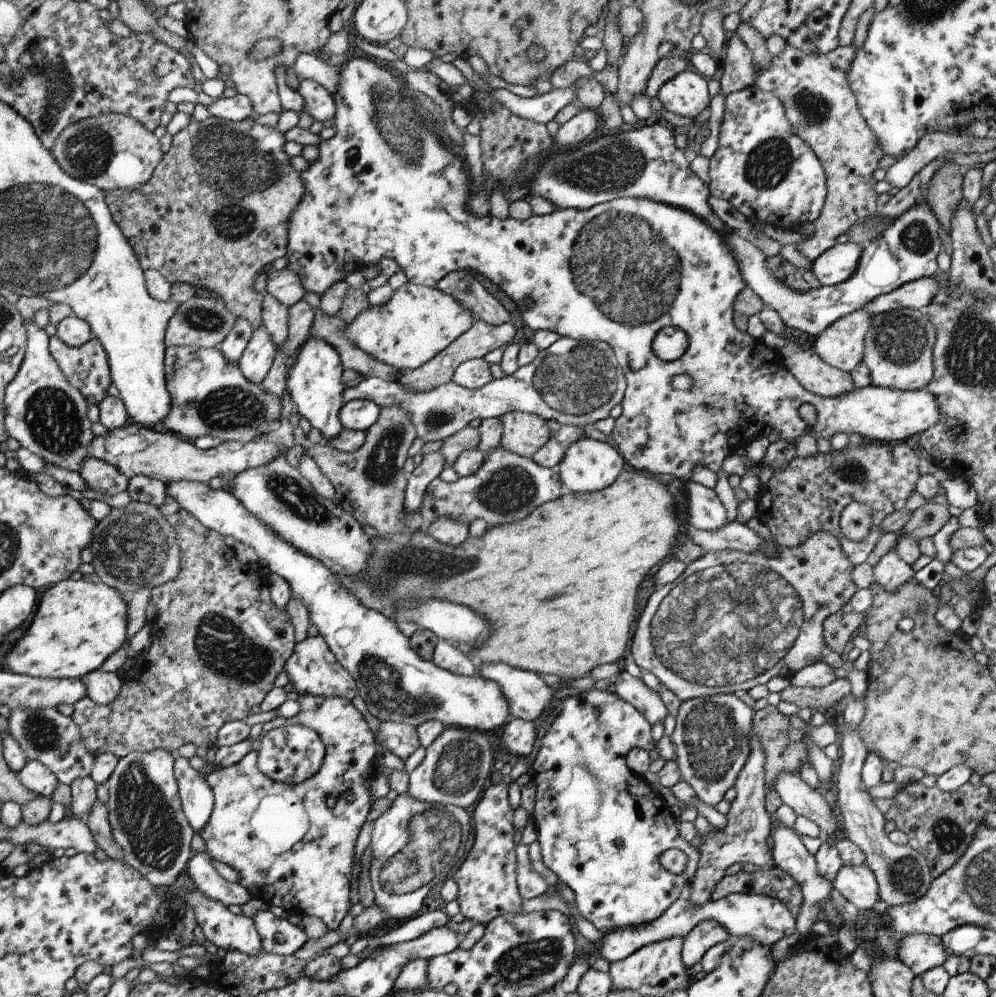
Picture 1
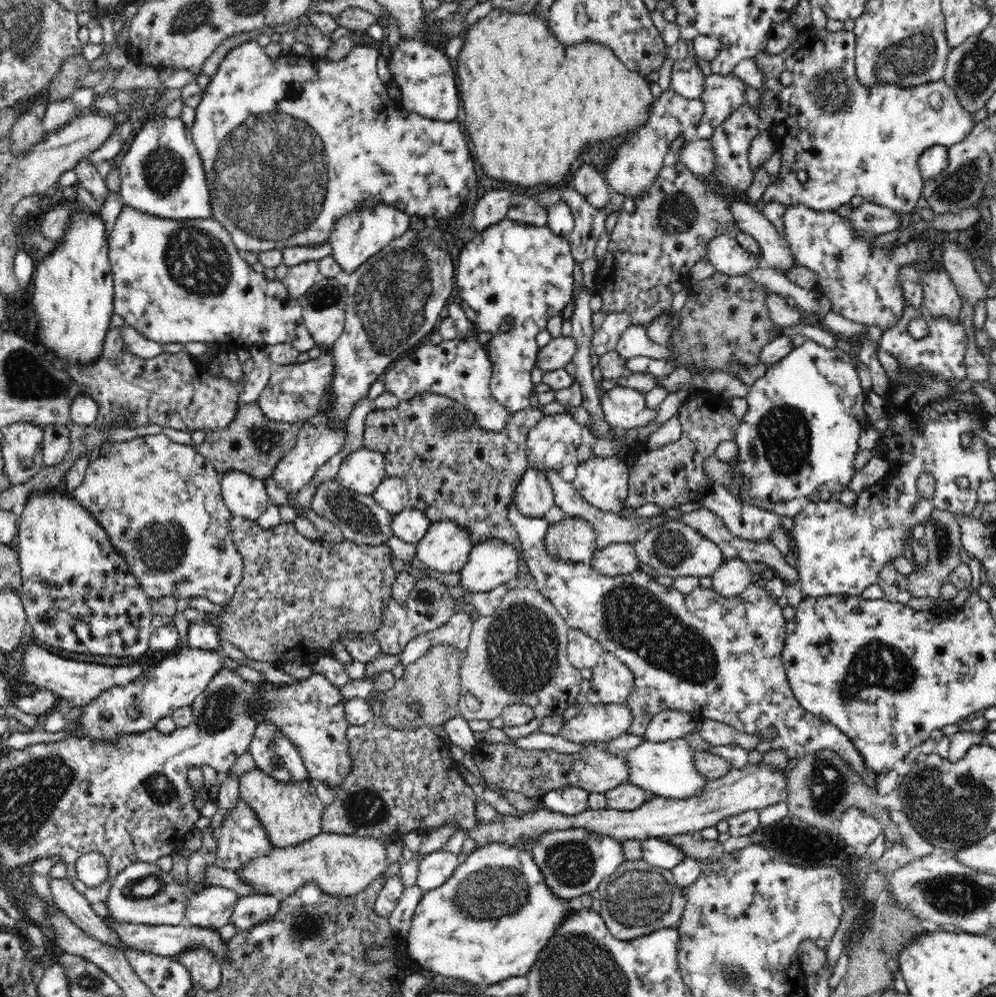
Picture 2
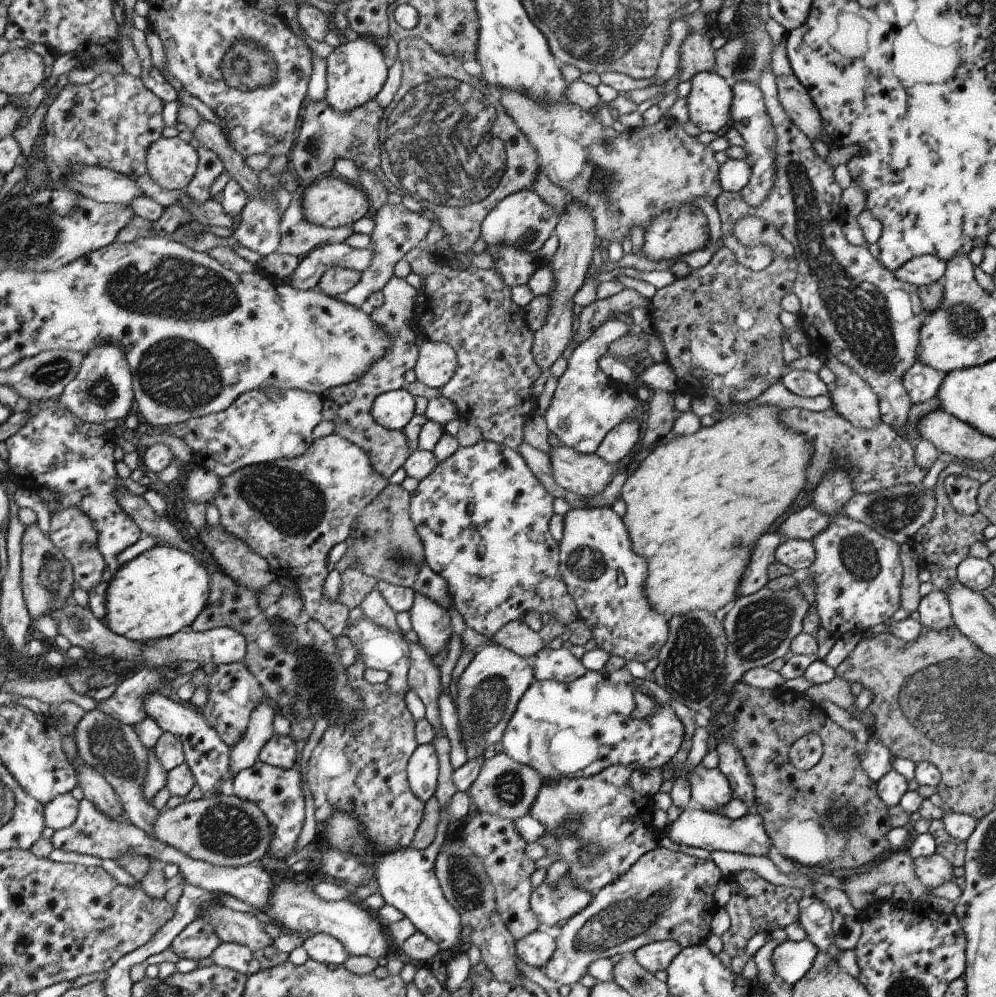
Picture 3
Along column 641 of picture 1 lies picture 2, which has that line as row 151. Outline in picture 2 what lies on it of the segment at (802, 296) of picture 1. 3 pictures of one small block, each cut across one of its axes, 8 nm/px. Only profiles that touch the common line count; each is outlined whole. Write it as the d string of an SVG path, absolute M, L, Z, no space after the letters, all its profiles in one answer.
M161 115L152 121L143 121L130 140L129 150L122 156L119 167L122 179L119 195L125 206L172 220L213 216L201 156L193 143L191 129L180 117Z

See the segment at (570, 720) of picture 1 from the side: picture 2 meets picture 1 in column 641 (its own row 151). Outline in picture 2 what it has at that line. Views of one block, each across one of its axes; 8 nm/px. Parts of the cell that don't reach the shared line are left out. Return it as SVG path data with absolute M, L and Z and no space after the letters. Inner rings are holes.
M808 26L797 33L797 38L794 38L794 42L792 42L782 54L773 56L762 50L755 57L756 59L754 59L754 62L757 62L759 69L763 72L763 78L765 78L763 89L759 90L762 95L760 106L756 109L748 105L747 102L740 105L720 126L713 129L712 136L709 138L715 154L715 169L711 173L712 176L716 178L716 181L718 181L718 183L723 183L726 187L744 193L750 186L752 172L748 160L749 143L751 143L758 134L769 132L775 142L777 152L780 152L781 169L779 170L780 181L766 188L765 194L763 195L766 203L779 202L784 206L802 204L816 212L834 212L837 211L838 208L842 208L847 202L850 202L854 196L860 196L863 201L878 206L884 206L895 210L897 213L912 213L912 210L916 208L916 202L920 200L920 194L922 194L922 190L925 186L925 180L919 171L918 164L921 154L931 146L942 145L948 147L964 140L964 138L972 132L976 124L972 120L973 114L964 110L962 106L959 105L955 92L947 85L944 79L911 87L900 87L892 82L874 83L872 86L862 85L862 83L858 81L858 75L856 75L855 70L856 46L857 39L852 31L842 29L832 32L826 29L826 27L816 28ZM786 70L792 72L792 81L788 86L784 86L780 83L780 74L786 72Z

